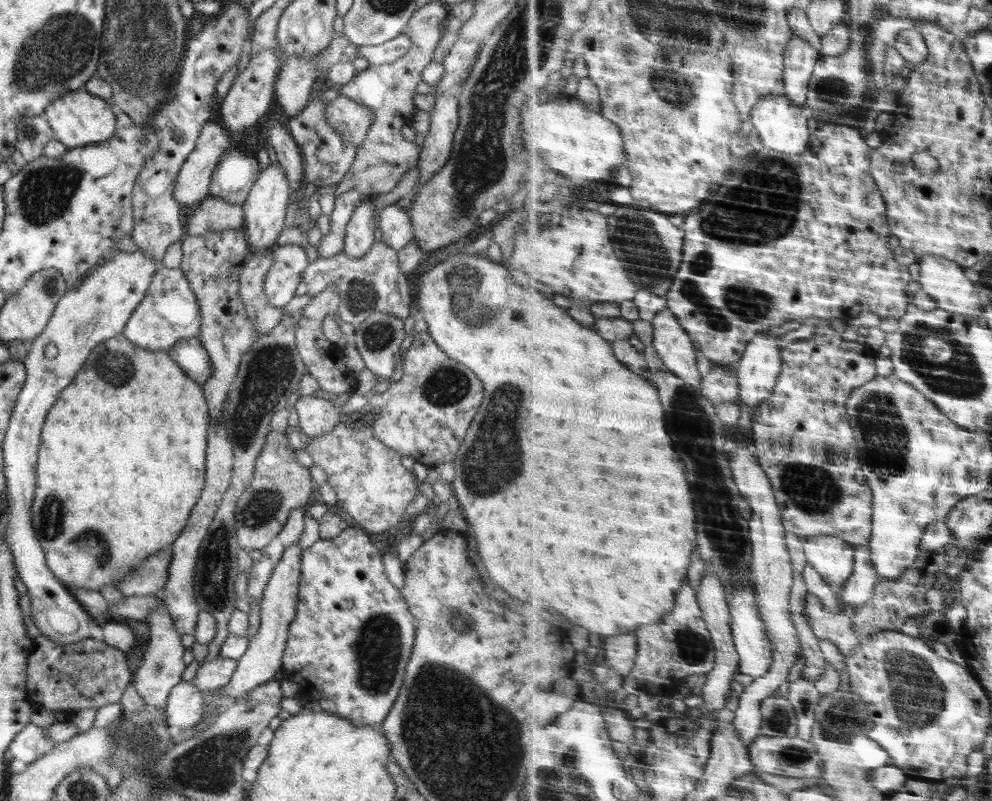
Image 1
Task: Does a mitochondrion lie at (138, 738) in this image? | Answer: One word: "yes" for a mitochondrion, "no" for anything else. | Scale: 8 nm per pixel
yes

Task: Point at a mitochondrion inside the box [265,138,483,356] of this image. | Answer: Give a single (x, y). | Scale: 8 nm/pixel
(365, 297)

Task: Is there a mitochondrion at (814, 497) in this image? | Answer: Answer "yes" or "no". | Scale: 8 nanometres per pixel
yes

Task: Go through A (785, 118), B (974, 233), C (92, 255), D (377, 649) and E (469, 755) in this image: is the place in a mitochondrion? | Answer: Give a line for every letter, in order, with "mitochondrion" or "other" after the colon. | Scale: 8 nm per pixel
A: other
B: other
C: other
D: mitochondrion
E: mitochondrion

